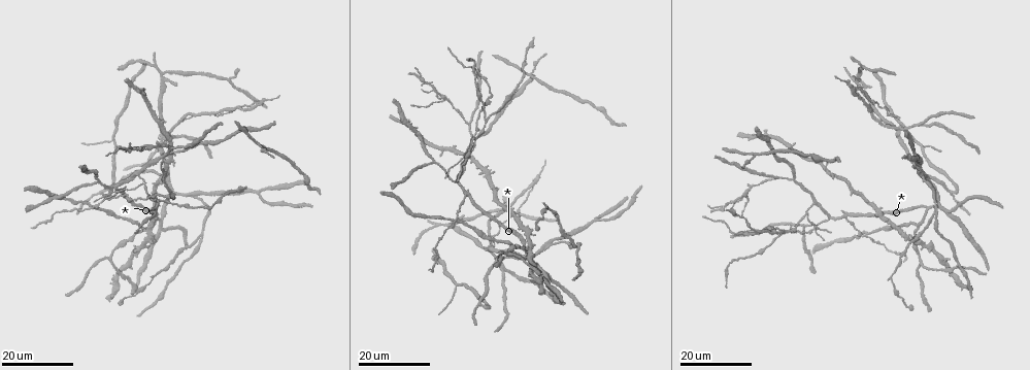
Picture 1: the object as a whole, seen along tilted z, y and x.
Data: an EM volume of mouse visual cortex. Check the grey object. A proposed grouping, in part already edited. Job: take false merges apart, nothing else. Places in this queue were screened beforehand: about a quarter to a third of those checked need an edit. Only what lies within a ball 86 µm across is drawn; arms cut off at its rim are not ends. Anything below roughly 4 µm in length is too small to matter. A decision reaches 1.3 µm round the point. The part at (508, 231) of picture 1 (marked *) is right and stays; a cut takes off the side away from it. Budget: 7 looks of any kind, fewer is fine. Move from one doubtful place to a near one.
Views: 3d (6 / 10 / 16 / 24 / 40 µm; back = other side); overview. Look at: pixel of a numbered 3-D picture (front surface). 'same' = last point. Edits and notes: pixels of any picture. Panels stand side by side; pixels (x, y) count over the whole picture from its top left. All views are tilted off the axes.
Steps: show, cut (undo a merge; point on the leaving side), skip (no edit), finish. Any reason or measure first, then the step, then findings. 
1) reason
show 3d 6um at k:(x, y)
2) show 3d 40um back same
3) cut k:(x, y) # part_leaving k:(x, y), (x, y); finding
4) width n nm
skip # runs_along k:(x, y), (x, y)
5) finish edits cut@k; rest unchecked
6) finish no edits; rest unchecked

a fork
show 3d 16um at 1:(111, 139)

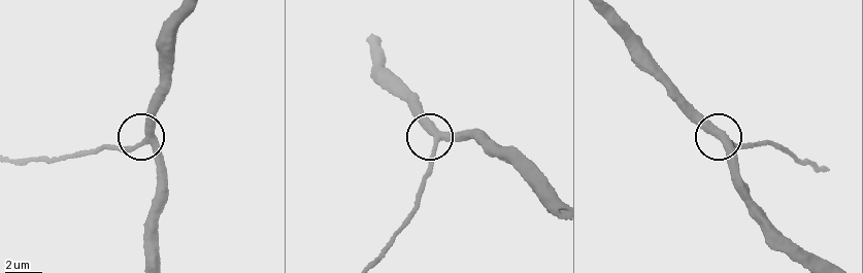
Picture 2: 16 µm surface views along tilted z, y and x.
show 3d 6um at 2:(438, 142)

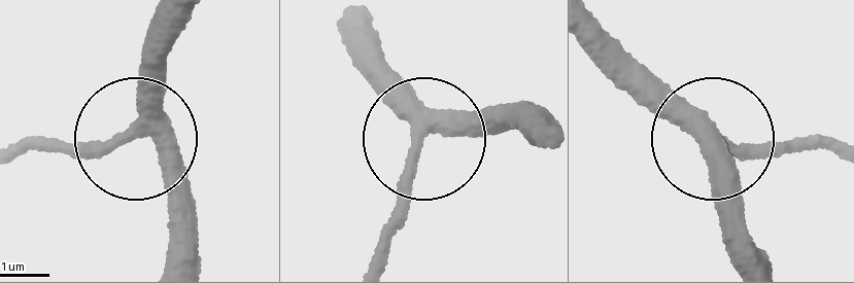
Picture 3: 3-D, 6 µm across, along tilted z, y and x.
side_arm 11 um
skip # runs_along 3:(170, 263), (174, 188), (158, 147), (134, 136), (54, 151); continuous, no second cell

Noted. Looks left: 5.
branch point
show 3d 24um at 1:(794, 180)

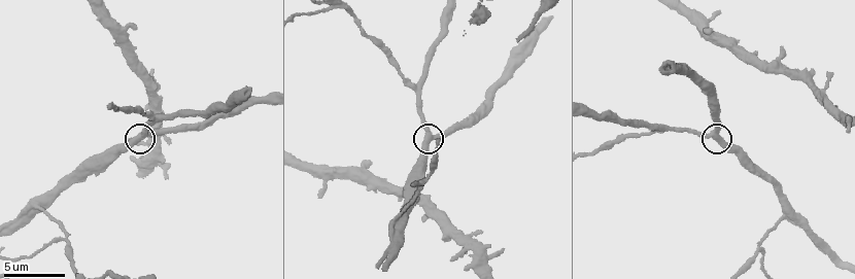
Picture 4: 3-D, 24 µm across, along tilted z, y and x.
closer look
show 3d 6um at 4:(432, 138)

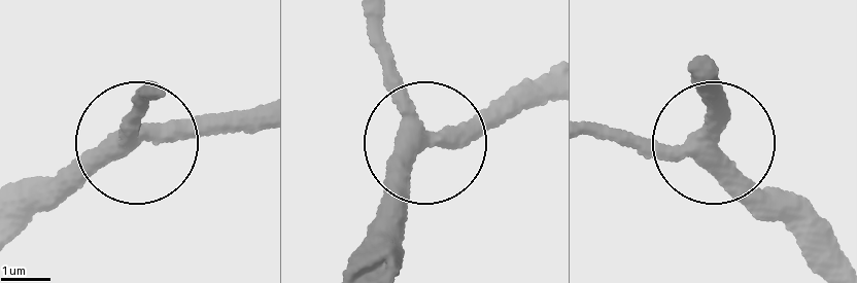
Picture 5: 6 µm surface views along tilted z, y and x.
skip # runs_along 5:(353, 253), (421, 147), (516, 114); continuous, no second cell

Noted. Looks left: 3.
show 3d 24um at 1:(465, 194)

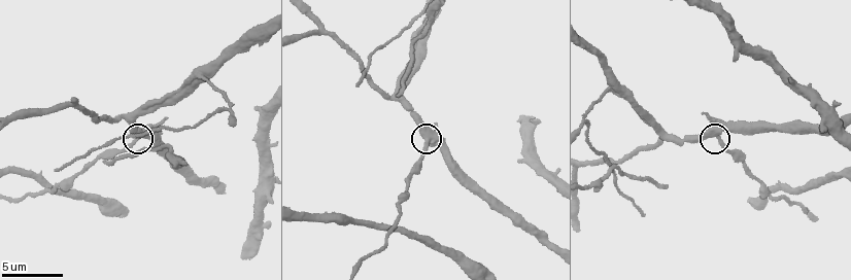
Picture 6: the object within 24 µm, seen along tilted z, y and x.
closer look
show 3d 10um at 6:(717, 137)

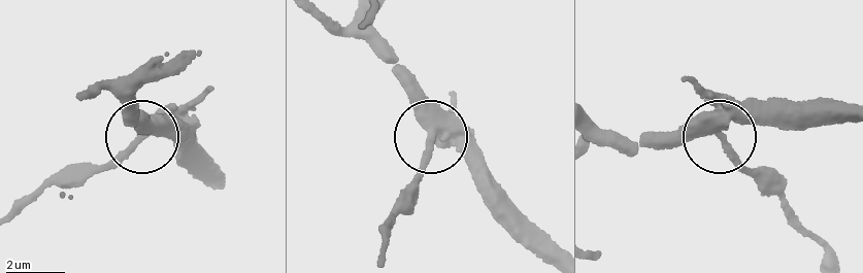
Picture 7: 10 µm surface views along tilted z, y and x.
width 400 nm
cut 7:(114, 161) # a second cell is stuck on

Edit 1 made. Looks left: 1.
three arms meet
show 3d 6um at 6:(225, 107)

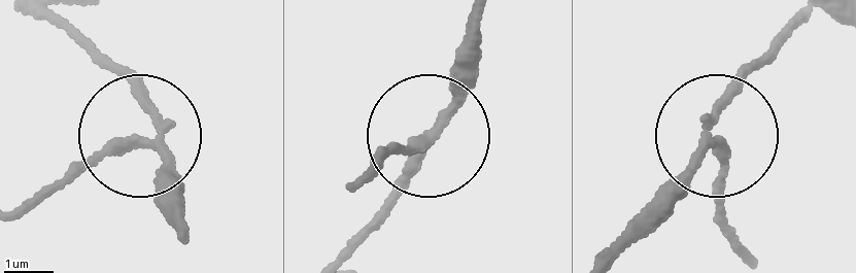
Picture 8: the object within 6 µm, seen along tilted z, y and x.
arms 3
cut 8:(90, 159) # a second cell is stuck on

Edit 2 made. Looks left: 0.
finish edits cut@7, cut@8; rest unchecked

